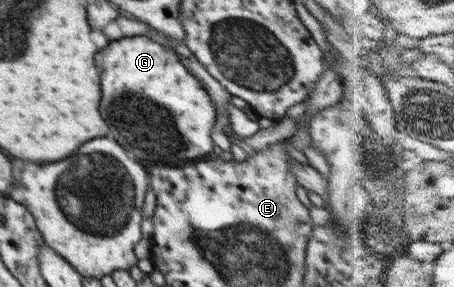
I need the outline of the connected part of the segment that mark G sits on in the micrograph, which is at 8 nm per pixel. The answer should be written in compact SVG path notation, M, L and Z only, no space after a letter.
M145 34L112 41L95 57L103 89L101 117L109 121L109 135L123 149L153 163L177 163L211 153L216 108L200 79L181 65L178 54Z

